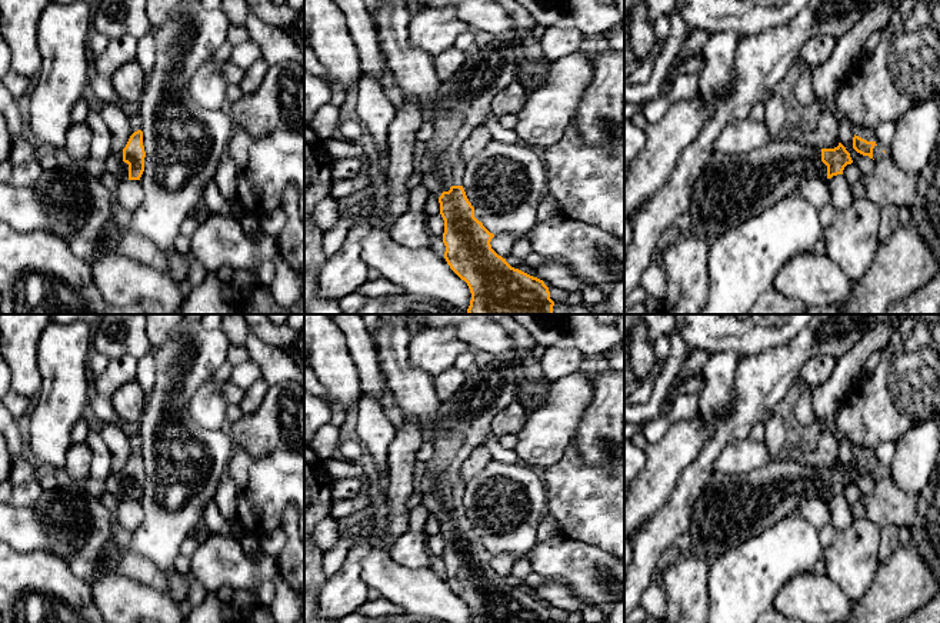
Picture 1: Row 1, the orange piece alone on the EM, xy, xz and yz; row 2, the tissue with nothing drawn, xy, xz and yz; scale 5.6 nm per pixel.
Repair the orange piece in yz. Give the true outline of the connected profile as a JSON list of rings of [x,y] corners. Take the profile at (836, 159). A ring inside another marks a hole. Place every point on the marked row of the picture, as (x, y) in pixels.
[[[776,139],[750,153],[711,153],[691,191],[689,214],[691,234],[711,241],[744,220],[760,214],[786,197],[804,180],[824,180],[843,174],[853,160],[846,147],[820,149],[791,140]]]

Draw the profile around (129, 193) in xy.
[[[119,180],[111,199],[129,211],[136,210],[143,199],[143,187],[139,180]]]

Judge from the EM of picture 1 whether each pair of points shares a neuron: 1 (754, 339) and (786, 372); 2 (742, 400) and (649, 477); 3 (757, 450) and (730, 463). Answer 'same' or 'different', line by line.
1: different
2: different
3: same

